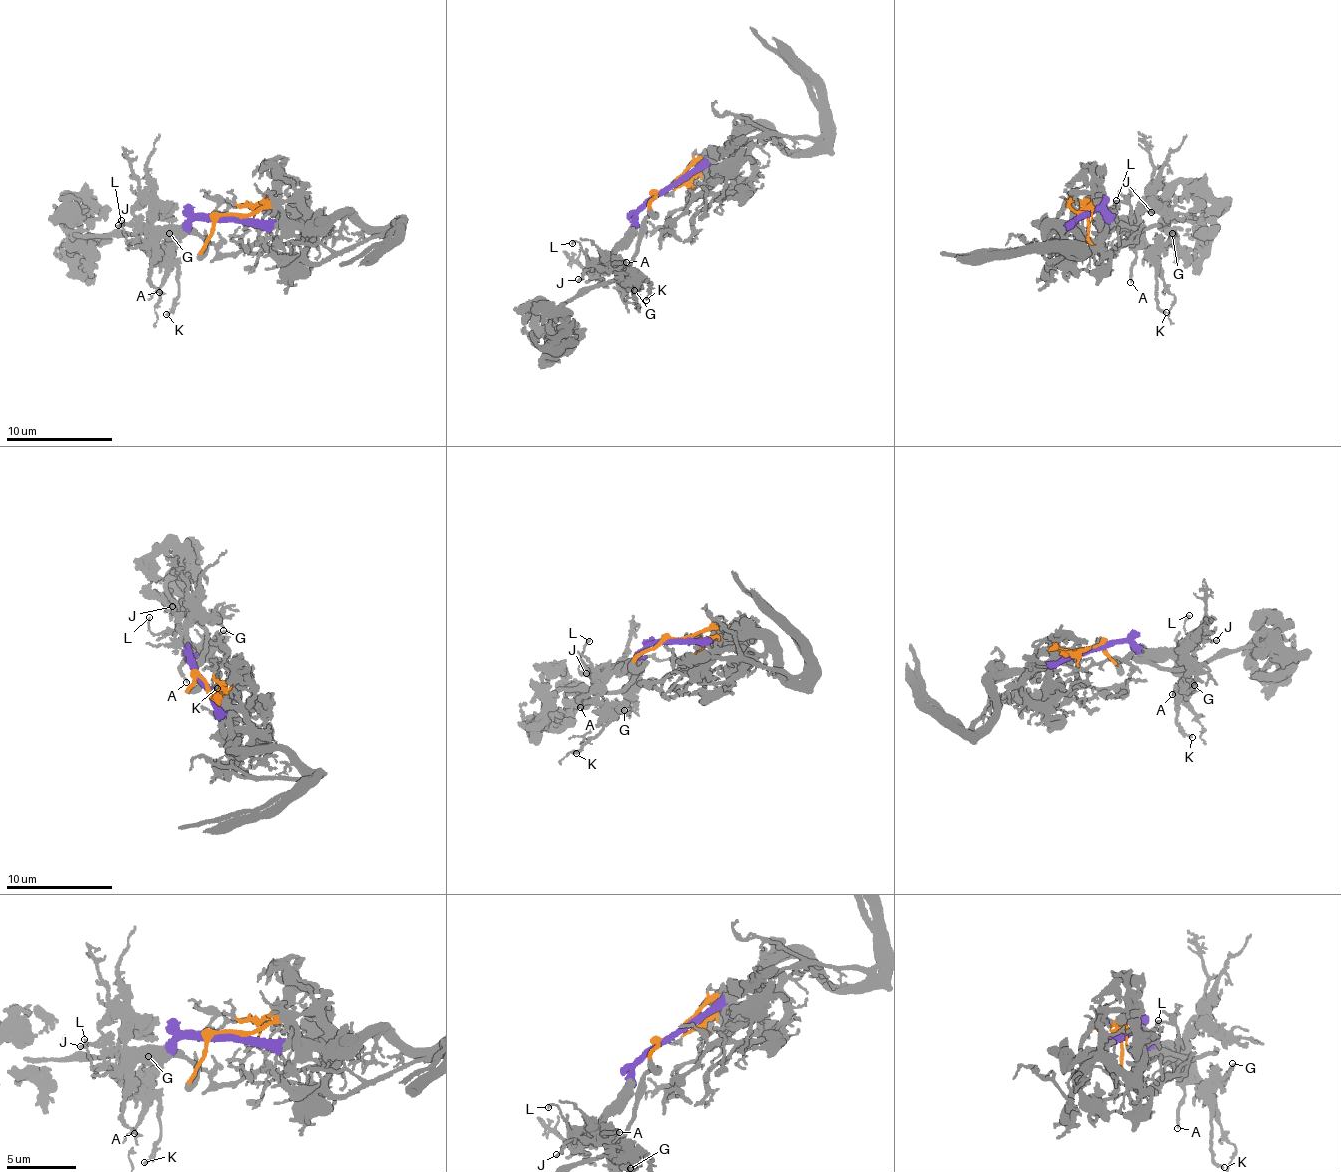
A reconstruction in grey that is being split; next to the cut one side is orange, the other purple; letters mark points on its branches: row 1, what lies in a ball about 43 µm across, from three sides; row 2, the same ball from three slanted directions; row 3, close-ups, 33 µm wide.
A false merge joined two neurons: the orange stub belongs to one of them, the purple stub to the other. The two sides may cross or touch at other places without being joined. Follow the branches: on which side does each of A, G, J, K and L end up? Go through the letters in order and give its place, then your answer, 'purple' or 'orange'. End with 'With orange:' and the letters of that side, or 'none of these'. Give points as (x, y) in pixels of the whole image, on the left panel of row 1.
A: place (159, 292); purple
G: place (169, 233); purple
J: place (118, 225); purple
K: place (166, 314); purple
L: place (121, 220); purple
With orange: none of these

